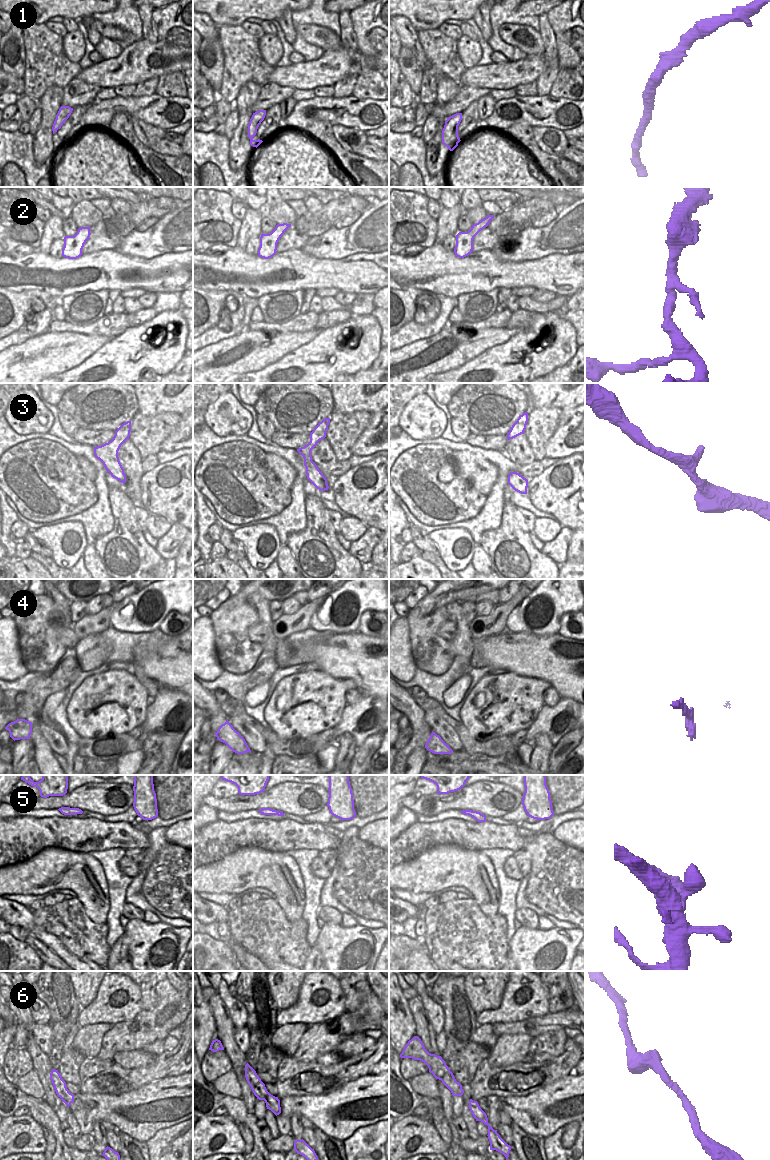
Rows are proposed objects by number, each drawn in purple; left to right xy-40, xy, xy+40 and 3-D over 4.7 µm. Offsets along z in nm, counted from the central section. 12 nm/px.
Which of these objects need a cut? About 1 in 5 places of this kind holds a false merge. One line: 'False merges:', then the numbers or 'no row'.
False merges: no row

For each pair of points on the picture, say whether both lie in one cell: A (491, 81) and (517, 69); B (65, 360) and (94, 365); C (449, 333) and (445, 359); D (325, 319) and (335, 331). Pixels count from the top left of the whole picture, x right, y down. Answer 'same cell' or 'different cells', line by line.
A: same cell
B: different cells
C: same cell
D: different cells

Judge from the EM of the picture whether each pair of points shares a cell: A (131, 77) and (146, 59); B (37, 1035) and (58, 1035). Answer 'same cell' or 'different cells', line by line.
A: same cell
B: different cells

